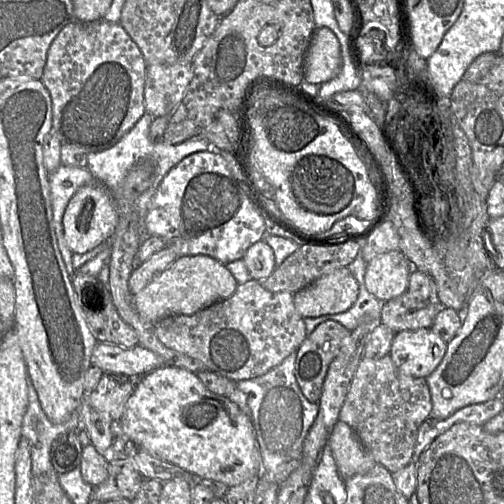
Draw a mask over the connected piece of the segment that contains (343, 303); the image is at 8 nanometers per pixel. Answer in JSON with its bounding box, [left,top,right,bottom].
[293,267,359,318]

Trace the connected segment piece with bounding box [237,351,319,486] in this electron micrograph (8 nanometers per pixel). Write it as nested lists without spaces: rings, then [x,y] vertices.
[[[297,351],[288,355],[278,366],[266,374],[237,382],[237,388],[247,396],[247,406],[251,412],[251,421],[256,432],[257,448],[262,460],[262,476],[279,486],[300,465],[304,440],[315,422],[319,405],[309,402],[301,392],[294,375]]]

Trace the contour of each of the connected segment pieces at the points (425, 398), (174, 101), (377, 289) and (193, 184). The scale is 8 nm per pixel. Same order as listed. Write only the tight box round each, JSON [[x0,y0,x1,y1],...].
[[339,355,431,474],[145,63,192,118],[365,251,413,302],[144,150,266,265]]

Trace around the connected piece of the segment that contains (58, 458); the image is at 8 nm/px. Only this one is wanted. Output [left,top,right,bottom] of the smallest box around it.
[51,429,83,474]

